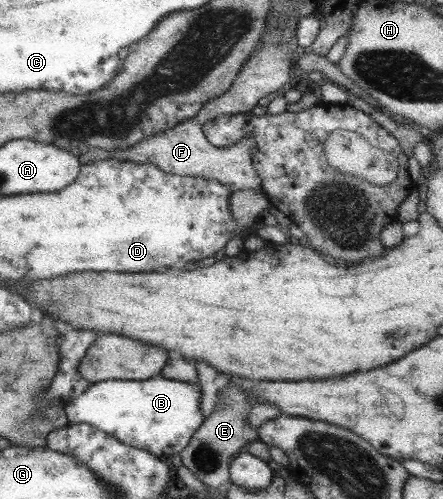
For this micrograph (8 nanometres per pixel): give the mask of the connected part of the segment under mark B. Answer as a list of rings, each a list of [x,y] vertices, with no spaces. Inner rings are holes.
[[[158,375],[143,381],[109,380],[89,384],[83,393],[70,397],[62,408],[66,414],[68,425],[88,424],[113,436],[123,445],[142,449],[157,457],[161,455],[169,457],[173,453],[179,454],[184,449],[189,443],[192,433],[195,433],[195,430],[204,421],[205,418],[197,408],[200,396],[201,391],[197,390],[193,384],[167,380]]]

